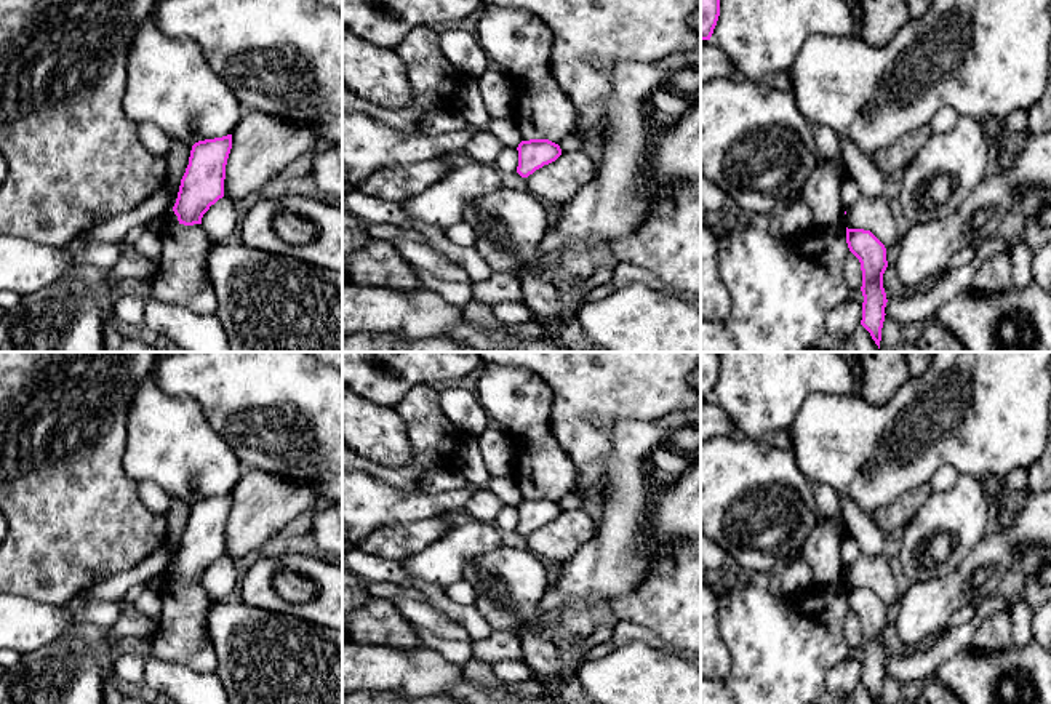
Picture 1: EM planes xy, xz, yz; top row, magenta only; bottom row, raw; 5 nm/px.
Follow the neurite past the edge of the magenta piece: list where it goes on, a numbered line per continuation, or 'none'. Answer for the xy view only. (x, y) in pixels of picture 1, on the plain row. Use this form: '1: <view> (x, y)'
none

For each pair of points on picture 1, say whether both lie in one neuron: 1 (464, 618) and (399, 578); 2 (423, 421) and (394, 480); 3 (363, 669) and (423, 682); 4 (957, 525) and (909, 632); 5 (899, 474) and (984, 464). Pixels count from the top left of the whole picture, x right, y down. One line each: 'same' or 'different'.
1: same
2: same
3: same
4: different
5: same

